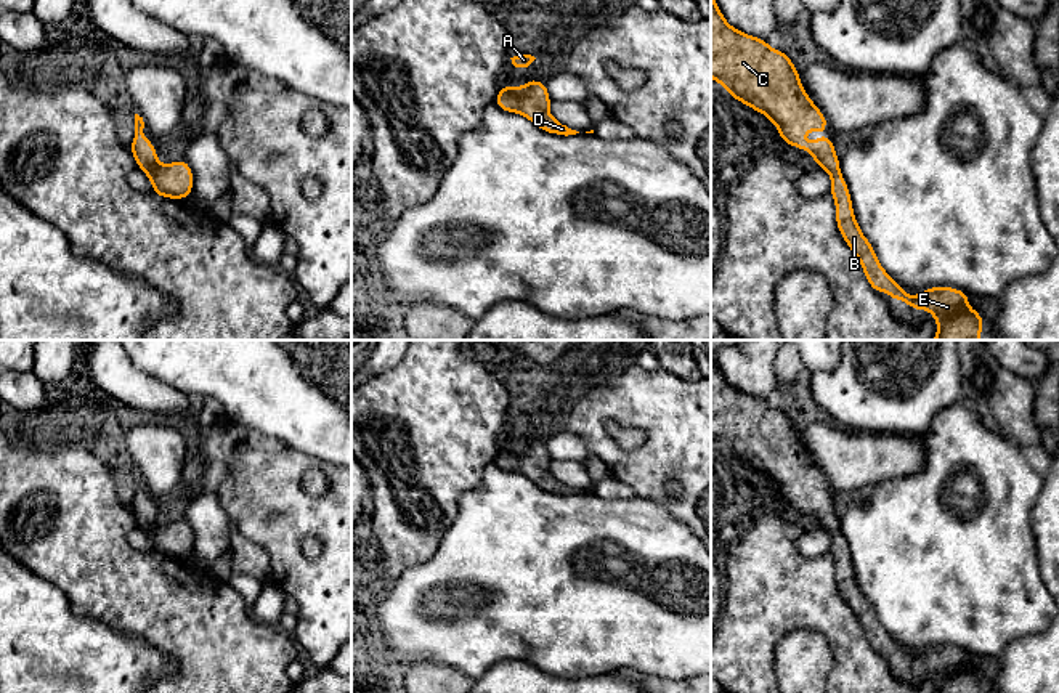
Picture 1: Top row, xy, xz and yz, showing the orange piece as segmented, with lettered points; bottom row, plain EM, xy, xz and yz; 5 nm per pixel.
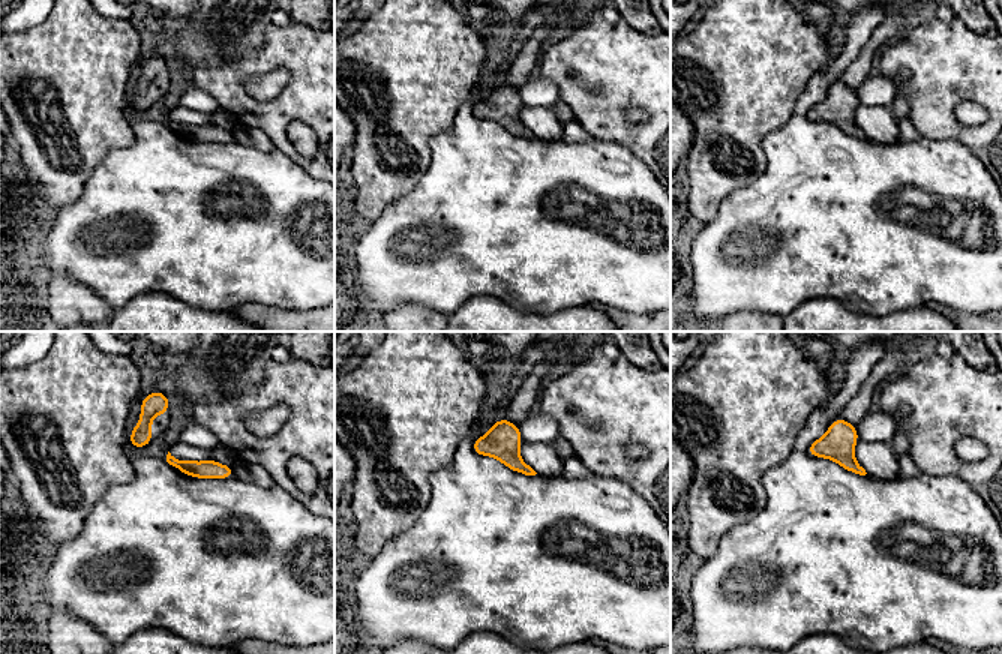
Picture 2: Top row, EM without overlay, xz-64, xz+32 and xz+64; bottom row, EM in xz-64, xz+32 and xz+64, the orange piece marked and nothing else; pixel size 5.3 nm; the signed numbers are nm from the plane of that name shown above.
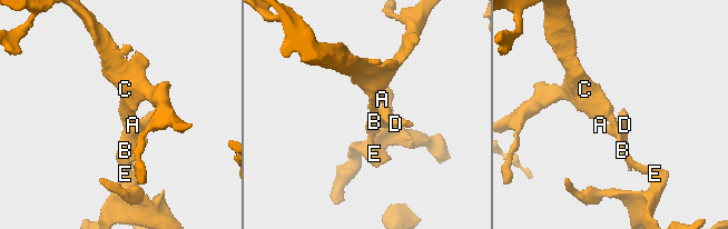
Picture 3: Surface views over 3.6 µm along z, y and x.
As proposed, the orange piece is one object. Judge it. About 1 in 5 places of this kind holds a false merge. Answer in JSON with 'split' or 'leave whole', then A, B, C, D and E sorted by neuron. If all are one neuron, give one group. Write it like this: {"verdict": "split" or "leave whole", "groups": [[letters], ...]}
{"verdict": "leave whole", "groups": [["A", "B", "C", "D", "E"]]}

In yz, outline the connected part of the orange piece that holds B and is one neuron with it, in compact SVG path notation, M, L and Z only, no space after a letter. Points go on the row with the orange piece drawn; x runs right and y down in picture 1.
M711 0L711 77L728 90L730 98L741 101L770 119L788 149L791 141L794 143L794 149L807 149L815 159L815 165L823 167L831 175L830 192L833 194L836 204L836 225L841 236L860 261L865 278L874 292L881 294L882 290L889 290L889 300L902 300L911 310L931 310L932 319L939 322L939 330L932 340L980 338L984 319L979 311L968 306L969 295L966 292L953 287L929 287L919 295L911 297L884 271L876 258L873 245L862 234L855 220L849 188L841 175L839 157L834 152L831 138L825 135L822 141L812 140L807 144L804 143L802 135L805 132L826 132L828 122L802 88L799 82L799 71L791 63L786 51L772 50L767 40L761 40L733 29L722 16L716 0Z

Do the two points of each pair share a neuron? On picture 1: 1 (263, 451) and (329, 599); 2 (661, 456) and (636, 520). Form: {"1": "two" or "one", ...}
{"1": "one", "2": "two"}

